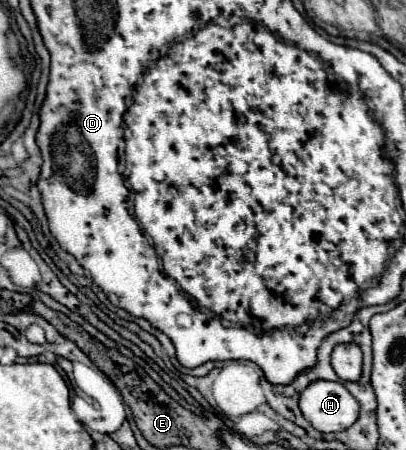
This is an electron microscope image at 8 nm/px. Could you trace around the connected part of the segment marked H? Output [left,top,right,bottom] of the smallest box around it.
[300,380,358,432]

